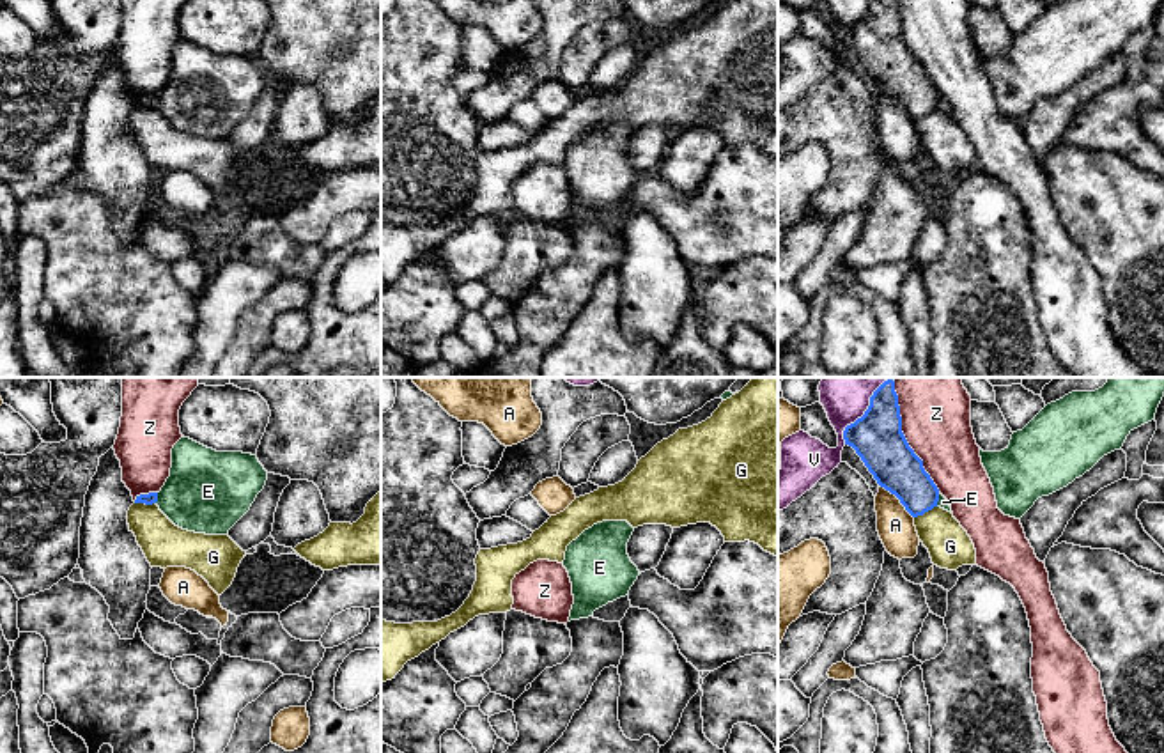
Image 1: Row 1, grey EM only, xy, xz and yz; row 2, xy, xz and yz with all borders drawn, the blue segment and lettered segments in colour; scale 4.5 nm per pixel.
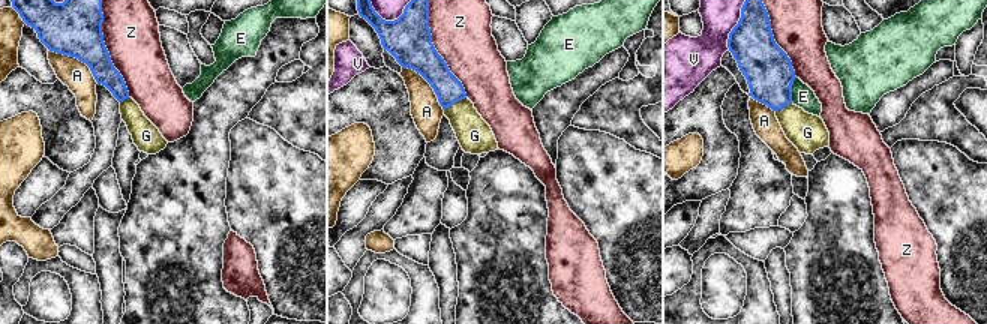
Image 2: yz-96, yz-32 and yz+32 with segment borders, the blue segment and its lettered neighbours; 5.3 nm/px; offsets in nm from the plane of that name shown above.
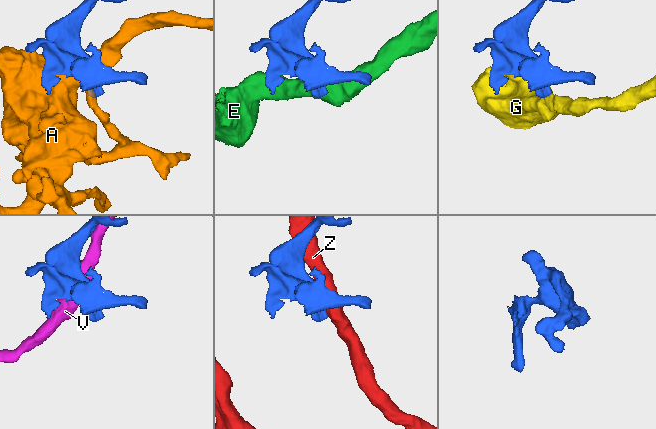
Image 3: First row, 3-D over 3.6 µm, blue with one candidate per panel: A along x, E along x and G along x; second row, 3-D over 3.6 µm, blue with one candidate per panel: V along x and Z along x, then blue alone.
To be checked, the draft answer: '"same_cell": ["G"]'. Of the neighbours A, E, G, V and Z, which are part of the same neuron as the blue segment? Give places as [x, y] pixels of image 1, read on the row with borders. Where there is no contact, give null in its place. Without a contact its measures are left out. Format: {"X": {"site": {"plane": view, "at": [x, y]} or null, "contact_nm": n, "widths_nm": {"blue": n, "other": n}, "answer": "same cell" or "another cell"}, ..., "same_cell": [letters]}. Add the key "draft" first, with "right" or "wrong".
{"draft": "wrong", "A": {"site": {"plane": "yz", "at": [899, 498]}, "contact_nm": 220, "widths_nm": {"blue": 220, "other": 170}, "answer": "another cell"}, "E": {"site": {"plane": "xy", "at": [156, 498]}, "contact_nm": 50, "widths_nm": {"blue": 50, "other": 380}, "answer": "another cell"}, "G": {"site": {"plane": "yz", "at": [925, 511]}, "contact_nm": 120, "widths_nm": {"blue": 220, "other": 200}, "answer": "another cell"}, "V": {"site": {"plane": "yz", "at": [865, 411]}, "contact_nm": 360, "widths_nm": {"blue": 240, "other": 260}, "answer": "another cell"}, "Z": {"site": {"plane": "yz", "at": [902, 434]}, "contact_nm": 550, "widths_nm": {"blue": 240, "other": 320}, "answer": "another cell"}, "same_cell": []}

